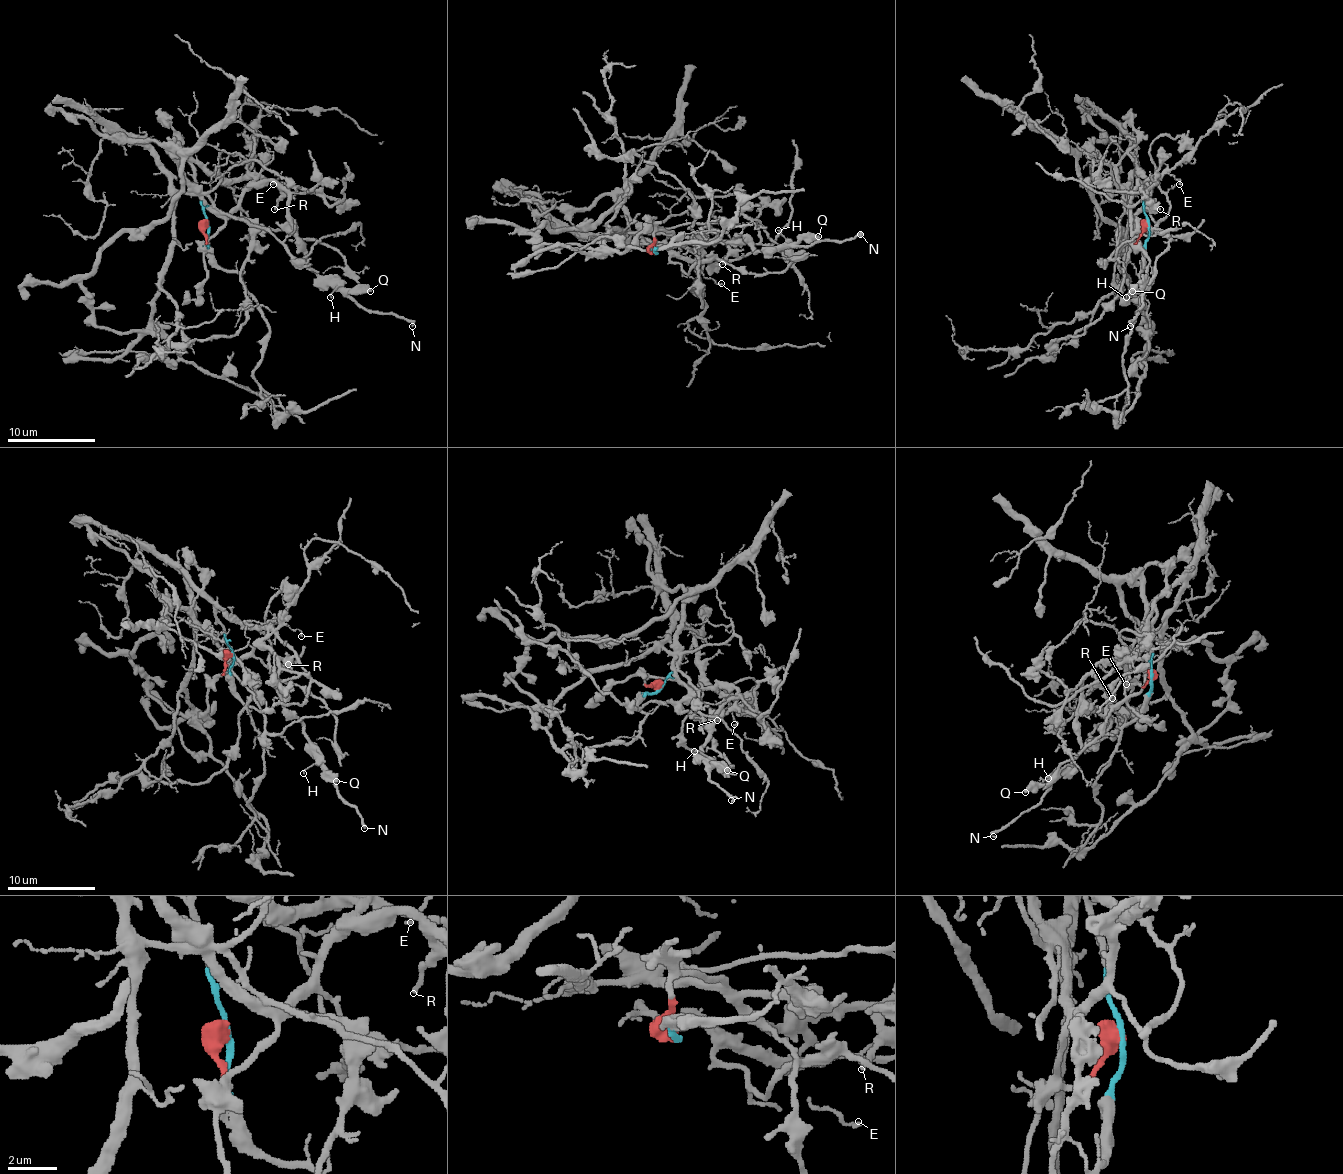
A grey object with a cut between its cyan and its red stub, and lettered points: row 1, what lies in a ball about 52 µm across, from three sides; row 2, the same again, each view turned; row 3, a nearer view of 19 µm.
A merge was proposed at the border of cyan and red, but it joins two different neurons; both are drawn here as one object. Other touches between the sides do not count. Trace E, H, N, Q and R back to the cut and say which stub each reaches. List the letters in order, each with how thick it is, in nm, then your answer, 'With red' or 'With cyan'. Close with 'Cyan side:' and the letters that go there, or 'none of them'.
E: Thickness 120 nm. With cyan
H: Thickness 120 nm. With red
N: Thickness 200 nm. With red
Q: Thickness 550 nm. With red
R: Thickness 170 nm. With red
Cyan side: E

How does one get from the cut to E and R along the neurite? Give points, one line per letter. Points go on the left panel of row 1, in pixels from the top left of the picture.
E: (206, 223), (201, 190), (195, 179), (197, 164), (232, 179), (254, 173), (274, 184)
R: (206, 225), (206, 243), (239, 206), (241, 197), (254, 186), (269, 181), (280, 192), (274, 210)

